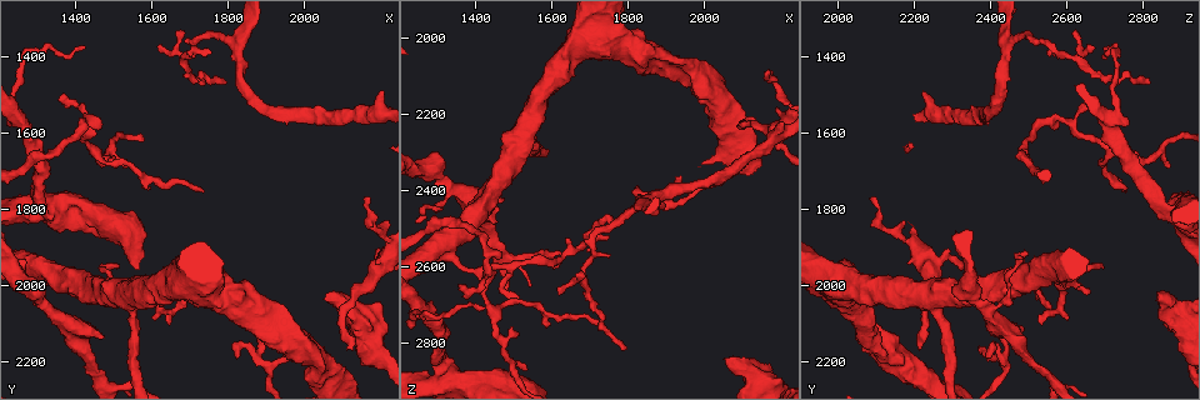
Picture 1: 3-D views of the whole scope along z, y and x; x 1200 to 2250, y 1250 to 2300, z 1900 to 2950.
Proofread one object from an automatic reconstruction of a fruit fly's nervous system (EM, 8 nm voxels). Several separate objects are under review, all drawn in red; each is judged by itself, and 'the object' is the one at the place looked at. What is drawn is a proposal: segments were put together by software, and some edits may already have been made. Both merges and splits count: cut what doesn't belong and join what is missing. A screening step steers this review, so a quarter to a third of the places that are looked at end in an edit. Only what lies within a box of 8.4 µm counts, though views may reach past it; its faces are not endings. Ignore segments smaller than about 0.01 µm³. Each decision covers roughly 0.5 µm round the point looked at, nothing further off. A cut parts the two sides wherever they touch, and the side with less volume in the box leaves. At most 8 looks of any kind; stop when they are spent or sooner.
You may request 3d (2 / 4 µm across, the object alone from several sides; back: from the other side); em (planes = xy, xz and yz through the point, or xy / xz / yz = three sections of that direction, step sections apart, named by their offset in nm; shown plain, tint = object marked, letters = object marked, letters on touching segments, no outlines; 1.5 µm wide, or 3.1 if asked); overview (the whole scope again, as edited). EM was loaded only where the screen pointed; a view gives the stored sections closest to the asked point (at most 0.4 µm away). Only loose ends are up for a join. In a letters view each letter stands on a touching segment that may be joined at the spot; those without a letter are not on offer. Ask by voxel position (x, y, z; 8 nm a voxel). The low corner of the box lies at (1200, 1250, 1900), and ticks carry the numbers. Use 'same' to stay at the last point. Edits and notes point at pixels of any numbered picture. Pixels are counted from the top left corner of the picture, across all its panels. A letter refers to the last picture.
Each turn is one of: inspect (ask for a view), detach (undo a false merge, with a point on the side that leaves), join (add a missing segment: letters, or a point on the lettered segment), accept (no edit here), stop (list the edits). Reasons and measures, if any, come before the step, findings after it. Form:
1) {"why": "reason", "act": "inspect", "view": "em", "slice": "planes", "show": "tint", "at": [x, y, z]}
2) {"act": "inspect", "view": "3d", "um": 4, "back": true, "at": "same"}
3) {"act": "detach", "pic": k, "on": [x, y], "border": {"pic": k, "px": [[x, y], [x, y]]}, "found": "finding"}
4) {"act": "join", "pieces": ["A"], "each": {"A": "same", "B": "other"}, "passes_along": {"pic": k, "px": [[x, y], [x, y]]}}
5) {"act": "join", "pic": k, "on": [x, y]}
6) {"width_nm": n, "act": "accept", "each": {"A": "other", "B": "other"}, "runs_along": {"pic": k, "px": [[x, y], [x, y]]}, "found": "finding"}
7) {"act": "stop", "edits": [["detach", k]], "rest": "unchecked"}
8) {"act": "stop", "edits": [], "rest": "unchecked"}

{"why": "branch stops here", "act": "inspect", "view": "3d", "um": 4, "at": [2055, 2035, 2850]}

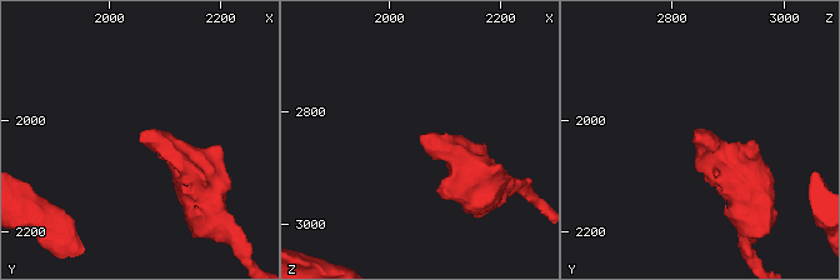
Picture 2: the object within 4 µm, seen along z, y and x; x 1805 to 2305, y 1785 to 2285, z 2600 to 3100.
{"why": "now the EM", "act": "inspect", "view": "em", "slice": "yz", "step": 8, "show": "letters", "at": [2055, 2040, 2845]}

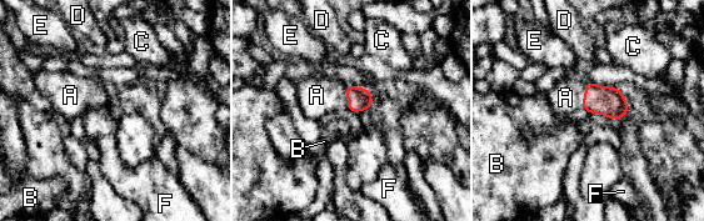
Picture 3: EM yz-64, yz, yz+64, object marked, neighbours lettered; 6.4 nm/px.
{"act": "inspect", "view": "em", "slice": "planes", "show": "letters", "at": "same"}

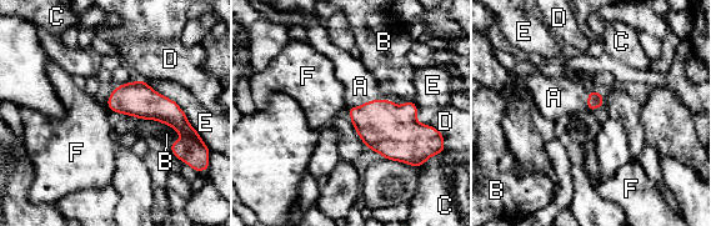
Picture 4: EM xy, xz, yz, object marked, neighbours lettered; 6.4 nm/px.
{"act": "join", "pieces": ["A"], "each": {"A": "same", "B": "other", "C": "other", "D": "other", "E": "other", "F": "other"}, "passes_along": {"pic": 4, "px": [[387, 129], [376, 100], [360, 86]]}, "found": "the cell continues"}

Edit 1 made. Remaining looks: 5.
{"why": "an open end", "act": "inspect", "view": "3d", "um": 4, "at": [1465, 2145, 2425]}

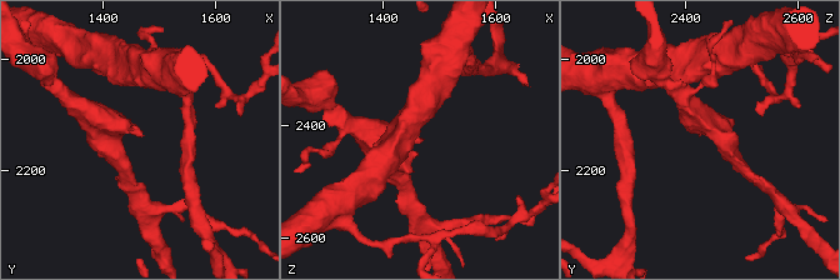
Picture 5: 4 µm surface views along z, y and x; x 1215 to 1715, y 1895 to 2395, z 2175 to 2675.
{"why": "need the tissue", "act": "inspect", "view": "em", "slice": "yz", "step": 8, "show": "tint", "at": [1470, 2140, 2420]}

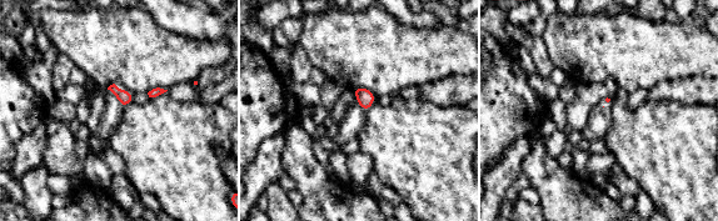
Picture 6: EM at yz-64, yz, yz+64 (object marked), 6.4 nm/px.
{"act": "inspect", "view": "em", "slice": "yz", "step": 8, "show": "letters", "at": "same"}

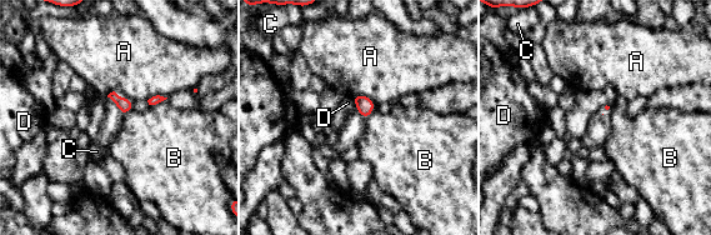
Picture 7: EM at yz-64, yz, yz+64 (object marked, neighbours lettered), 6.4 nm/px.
{"longest_contact_nm": ["A", 150], "act": "accept", "each": {"A": "other", "B": "other", "C": "other", "D": "other"}, "border": {"pic": 7, "px": [[353, 96], [356, 105]]}, "found": "no lettered segment goes on from it"}

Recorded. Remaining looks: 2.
{"act": "inspect", "view": "em", "slice": "planes", "show": "letters", "at": [1360, 1510, 2640]}

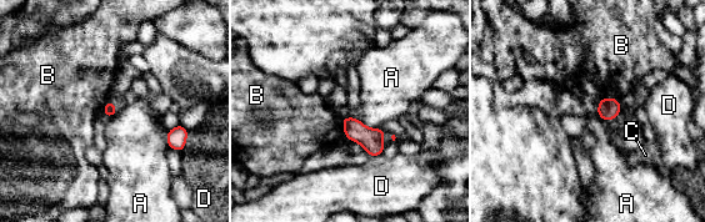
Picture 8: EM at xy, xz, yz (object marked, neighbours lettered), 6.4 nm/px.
{"width_nm": 80, "act": "accept", "each": {"A": "other", "B": "other", "C": "other", "D": "other"}, "border": {"pic": 8, "px": [[358, 119], [369, 127], [380, 129]]}, "found": "no lettered segment goes on from it"}

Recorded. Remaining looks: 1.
{"act": "stop", "edits": [["join", 4]], "rest": "unchecked"}

